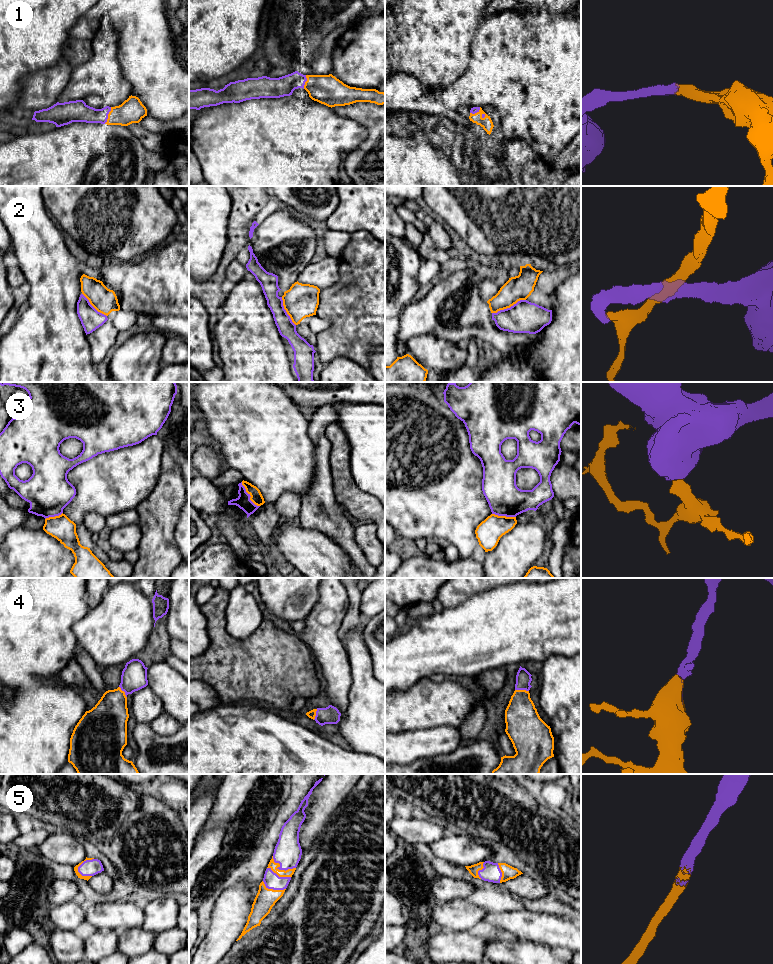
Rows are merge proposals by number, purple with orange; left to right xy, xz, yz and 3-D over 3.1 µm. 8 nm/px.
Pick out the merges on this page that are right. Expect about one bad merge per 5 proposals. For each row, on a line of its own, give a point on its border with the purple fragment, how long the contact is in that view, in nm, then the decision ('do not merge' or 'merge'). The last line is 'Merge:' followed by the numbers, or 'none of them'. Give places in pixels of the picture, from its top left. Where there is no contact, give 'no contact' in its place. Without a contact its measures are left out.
1: xy (107, 115) | 150 nm | merge
2: yz (508, 308) | 300 nm | merge
3: xz (249, 495) | 240 nm | do not merge
4: yz (522, 689) | 110 nm | merge
5: xz (280, 869) | 220 nm | merge
Merge: 1, 2, 4, 5

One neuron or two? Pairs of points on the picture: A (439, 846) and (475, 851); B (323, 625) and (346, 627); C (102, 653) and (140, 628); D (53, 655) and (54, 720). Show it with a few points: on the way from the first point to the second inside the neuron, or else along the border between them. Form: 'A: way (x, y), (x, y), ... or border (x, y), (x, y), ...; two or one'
A: way (448, 848), (460, 848), (466, 851); one
B: border (348, 604), (338, 630), (338, 638), (341, 642); two
C: way (111, 644), (127, 628), (131, 628); one
D: way (35, 666), (27, 674), (36, 702); one

